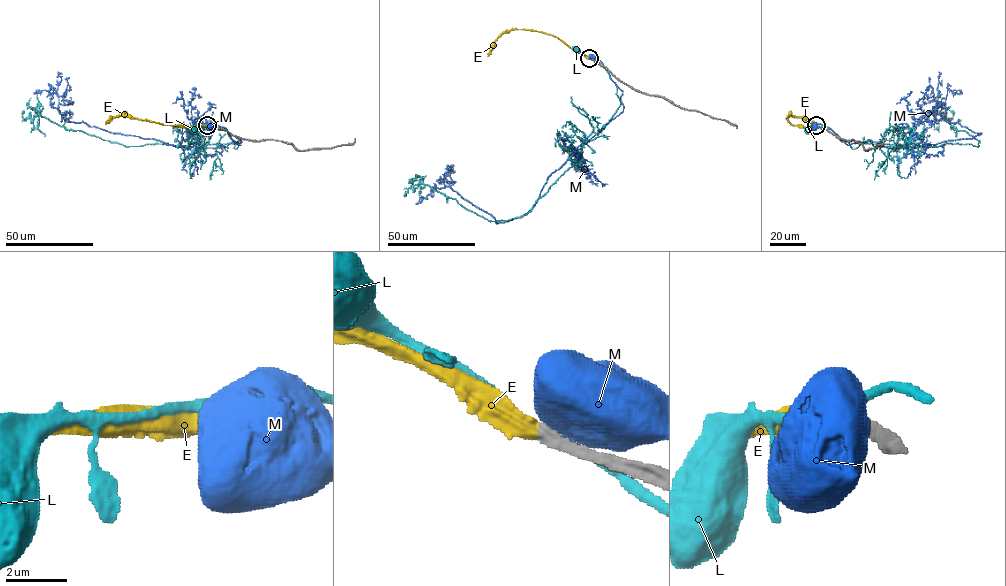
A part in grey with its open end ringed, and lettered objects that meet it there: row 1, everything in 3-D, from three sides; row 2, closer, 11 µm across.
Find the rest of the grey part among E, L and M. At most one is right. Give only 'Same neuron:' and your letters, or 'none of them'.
Same neuron: E

